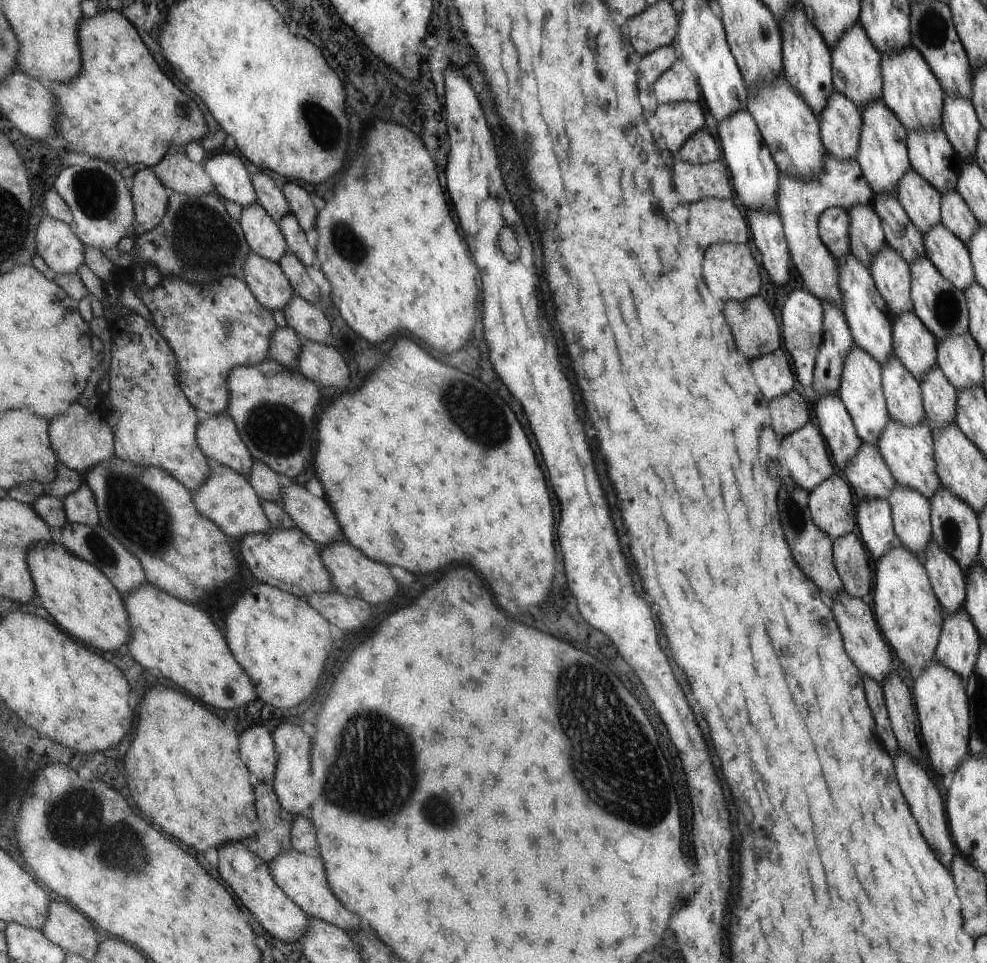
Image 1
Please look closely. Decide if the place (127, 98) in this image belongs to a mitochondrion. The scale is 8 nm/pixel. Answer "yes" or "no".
no

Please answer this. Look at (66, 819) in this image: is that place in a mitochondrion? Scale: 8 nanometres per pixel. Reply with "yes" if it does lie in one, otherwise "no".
yes

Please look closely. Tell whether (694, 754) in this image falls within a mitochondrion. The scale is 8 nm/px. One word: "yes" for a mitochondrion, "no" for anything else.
no

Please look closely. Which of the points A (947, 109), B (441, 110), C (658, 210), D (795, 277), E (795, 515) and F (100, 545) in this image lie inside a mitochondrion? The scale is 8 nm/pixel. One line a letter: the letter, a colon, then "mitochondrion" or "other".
A: other
B: other
C: other
D: other
E: mitochondrion
F: mitochondrion

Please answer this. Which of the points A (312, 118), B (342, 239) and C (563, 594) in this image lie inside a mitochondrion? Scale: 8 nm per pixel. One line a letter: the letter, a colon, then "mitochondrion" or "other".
A: mitochondrion
B: mitochondrion
C: other

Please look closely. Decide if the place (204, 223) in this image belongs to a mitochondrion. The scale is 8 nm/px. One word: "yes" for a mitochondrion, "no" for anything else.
yes

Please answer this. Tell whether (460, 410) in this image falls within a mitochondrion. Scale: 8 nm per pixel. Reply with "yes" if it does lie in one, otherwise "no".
yes

